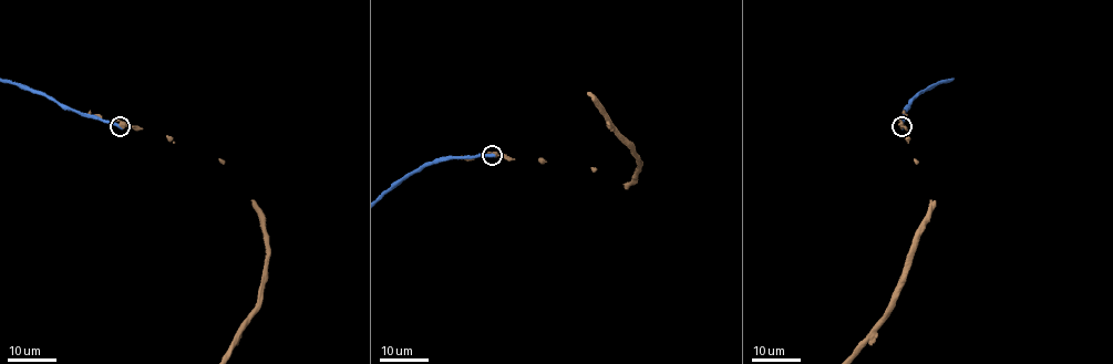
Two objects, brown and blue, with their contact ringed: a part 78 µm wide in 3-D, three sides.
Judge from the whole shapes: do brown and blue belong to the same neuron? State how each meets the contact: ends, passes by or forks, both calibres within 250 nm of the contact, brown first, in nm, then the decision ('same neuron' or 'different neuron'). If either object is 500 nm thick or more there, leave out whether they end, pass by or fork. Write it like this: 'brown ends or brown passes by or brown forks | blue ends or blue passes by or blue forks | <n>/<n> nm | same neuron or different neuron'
brown passes by | blue ends | 480/400 nm | different neuron

